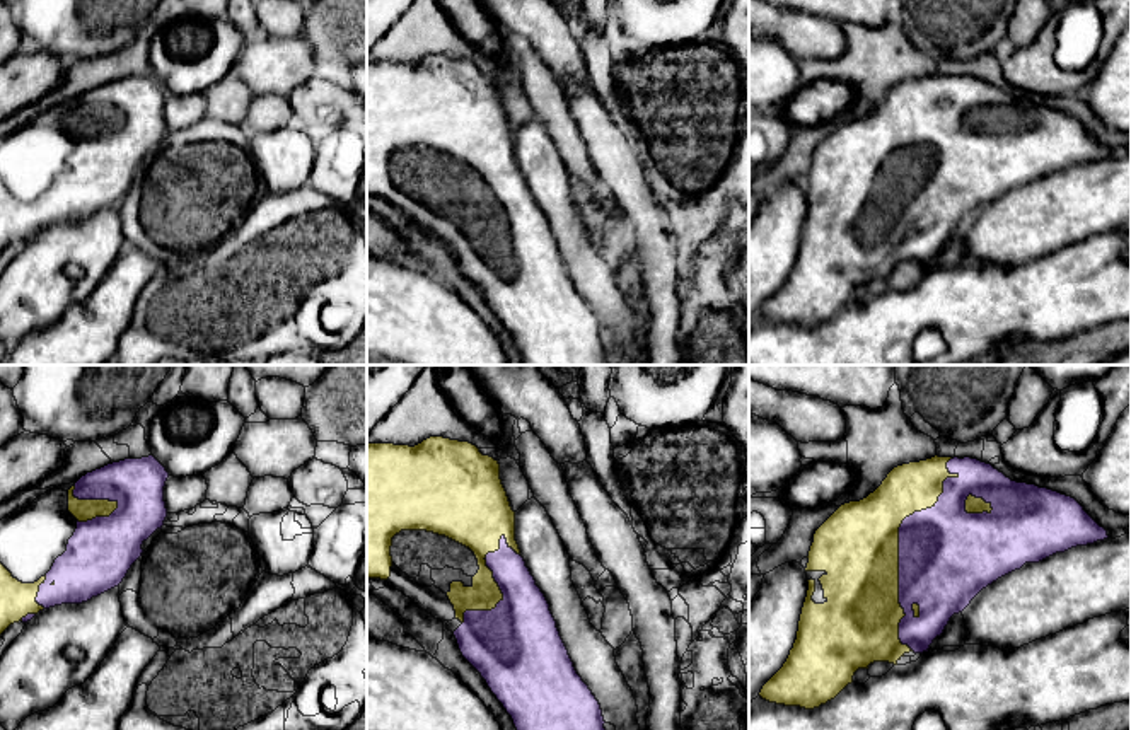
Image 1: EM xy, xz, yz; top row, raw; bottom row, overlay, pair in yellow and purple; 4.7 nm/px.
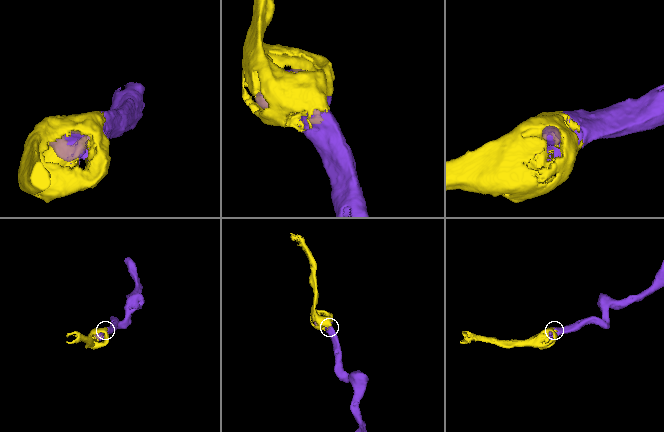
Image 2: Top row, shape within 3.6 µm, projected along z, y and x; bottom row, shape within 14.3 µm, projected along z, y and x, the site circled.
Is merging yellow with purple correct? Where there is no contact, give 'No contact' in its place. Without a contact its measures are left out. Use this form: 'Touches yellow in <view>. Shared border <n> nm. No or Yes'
Touches yellow in yz. Shared border 950 nm. Yes

